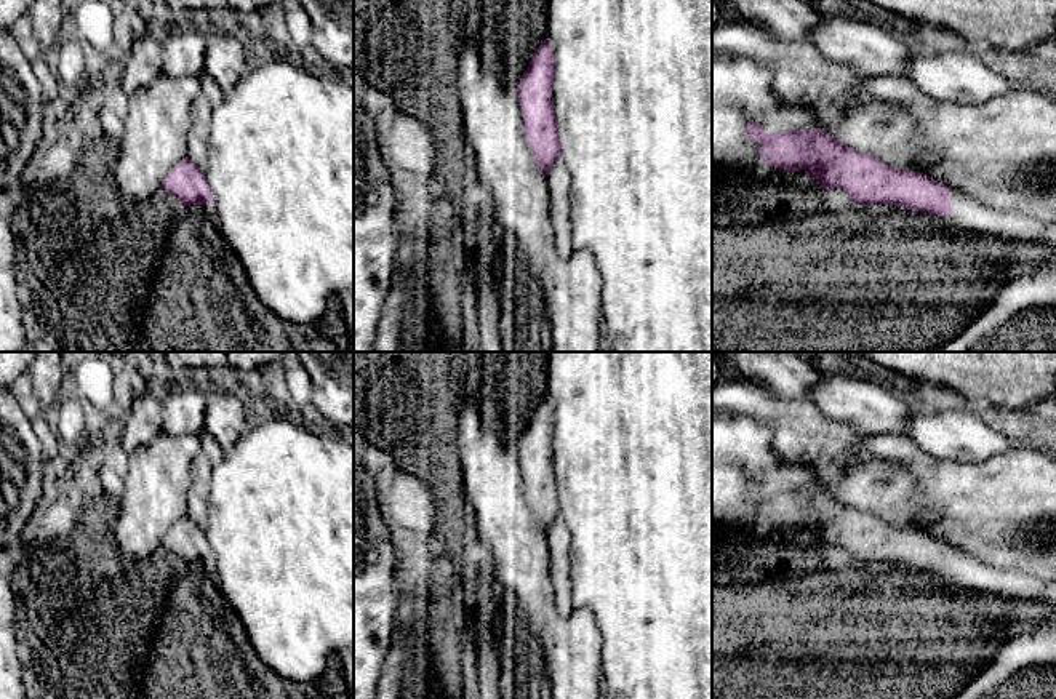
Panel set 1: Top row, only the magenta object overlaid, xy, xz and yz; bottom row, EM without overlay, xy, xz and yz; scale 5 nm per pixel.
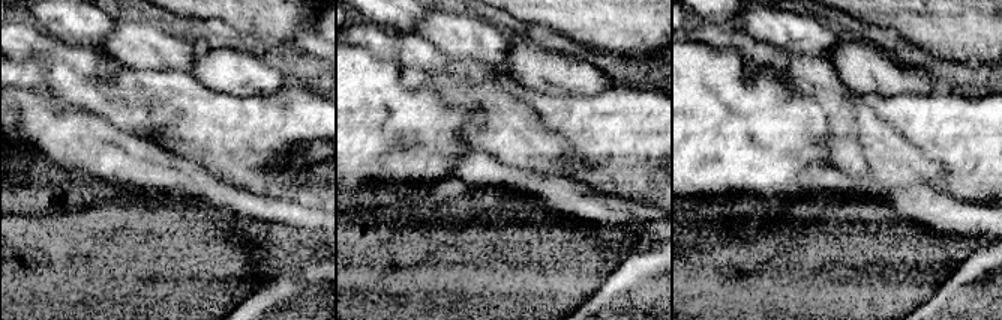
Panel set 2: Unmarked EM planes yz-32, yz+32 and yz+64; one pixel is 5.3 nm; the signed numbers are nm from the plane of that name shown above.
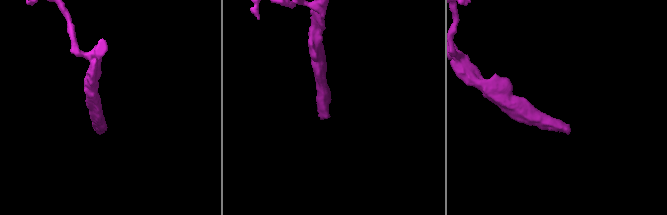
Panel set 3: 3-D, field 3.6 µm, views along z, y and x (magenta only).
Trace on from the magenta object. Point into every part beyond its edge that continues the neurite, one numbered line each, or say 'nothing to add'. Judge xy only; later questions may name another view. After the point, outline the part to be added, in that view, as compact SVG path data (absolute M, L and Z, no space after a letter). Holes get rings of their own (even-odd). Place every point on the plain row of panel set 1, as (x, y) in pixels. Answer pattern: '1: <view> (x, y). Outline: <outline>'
nothing to add

